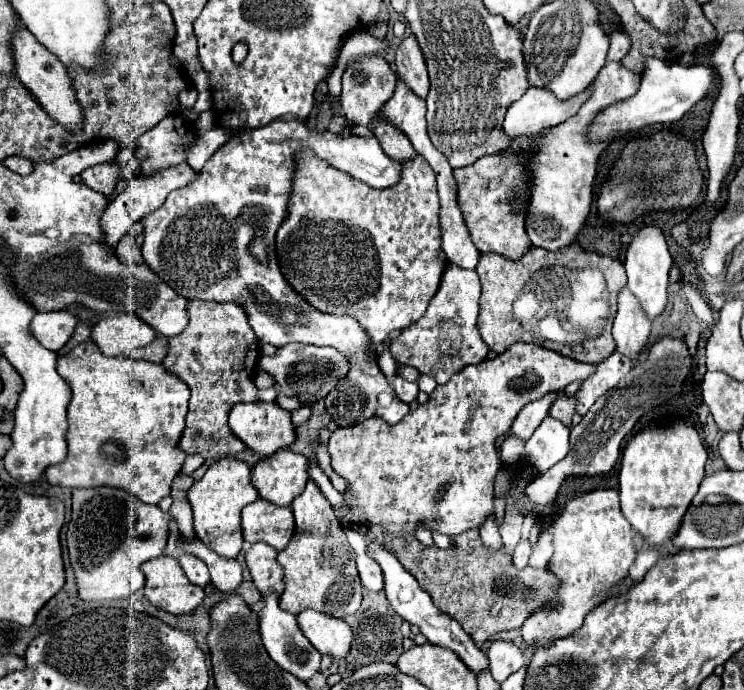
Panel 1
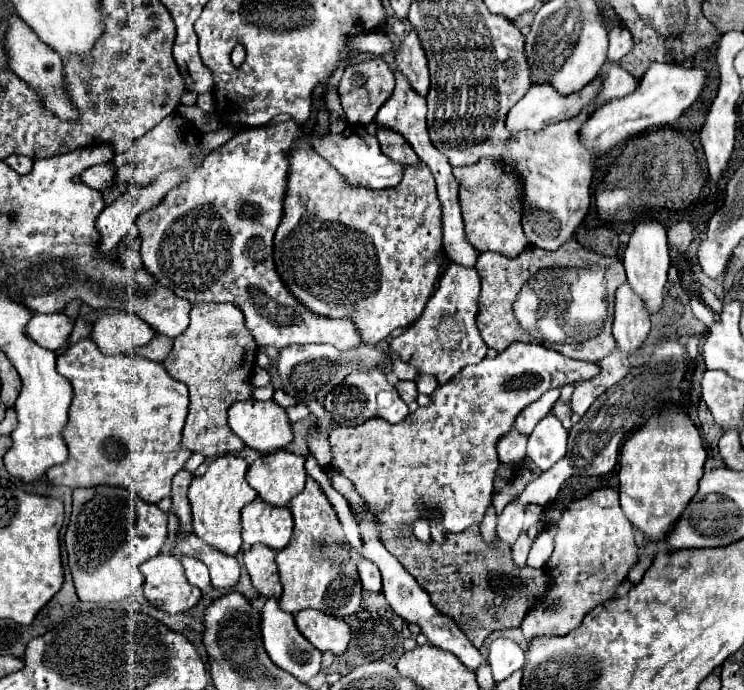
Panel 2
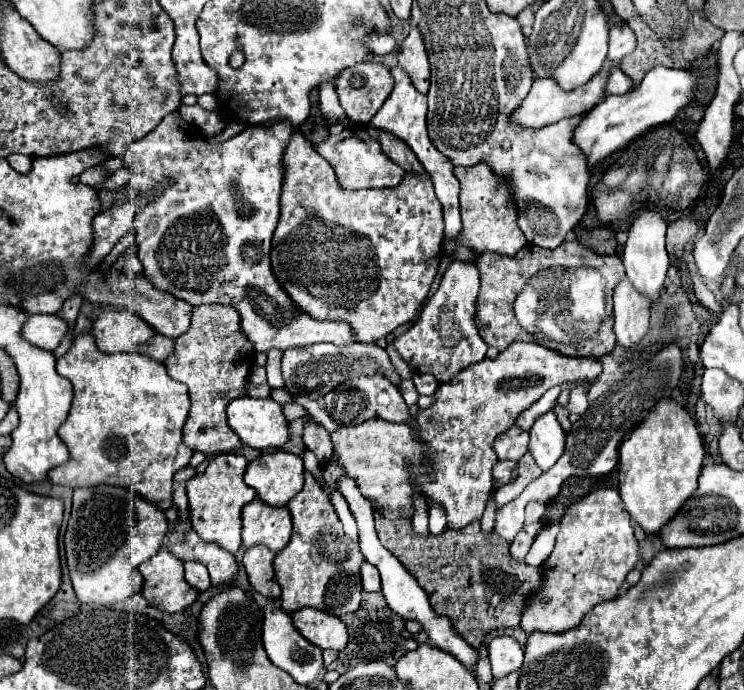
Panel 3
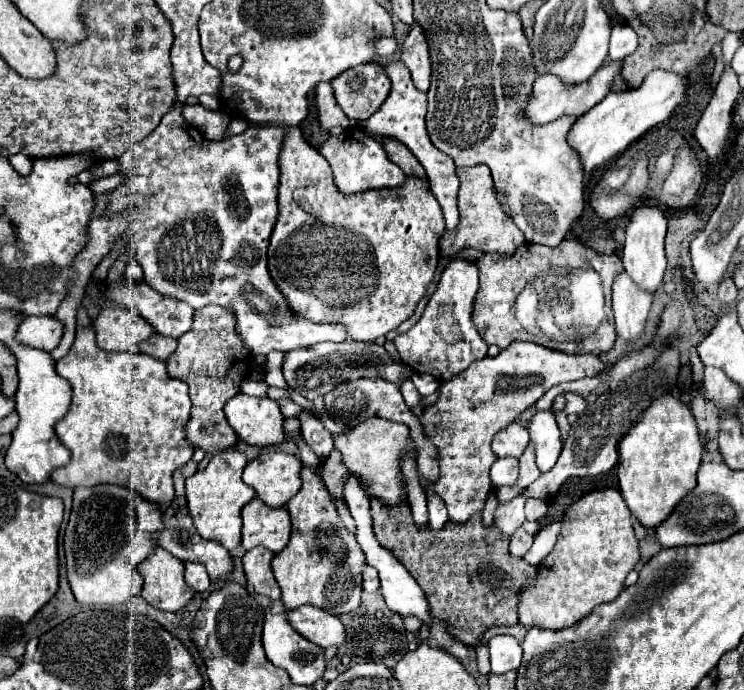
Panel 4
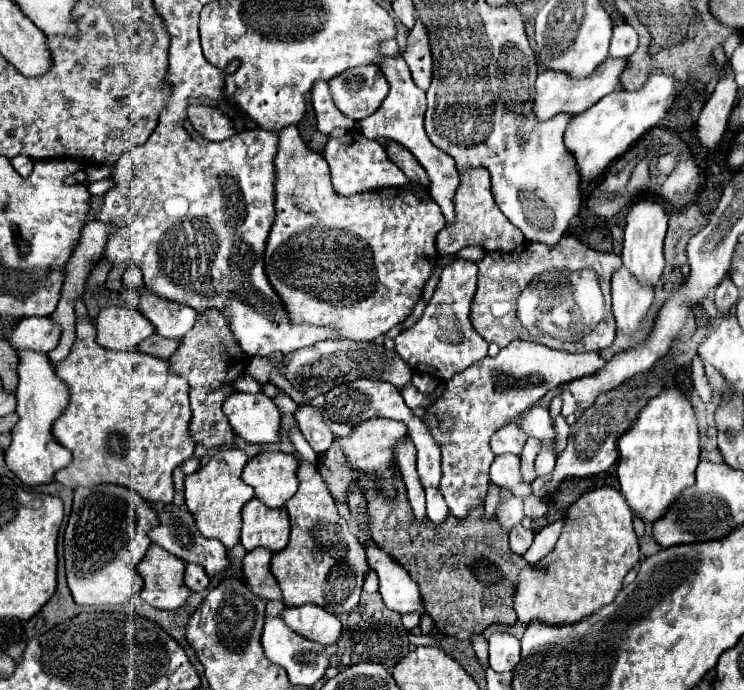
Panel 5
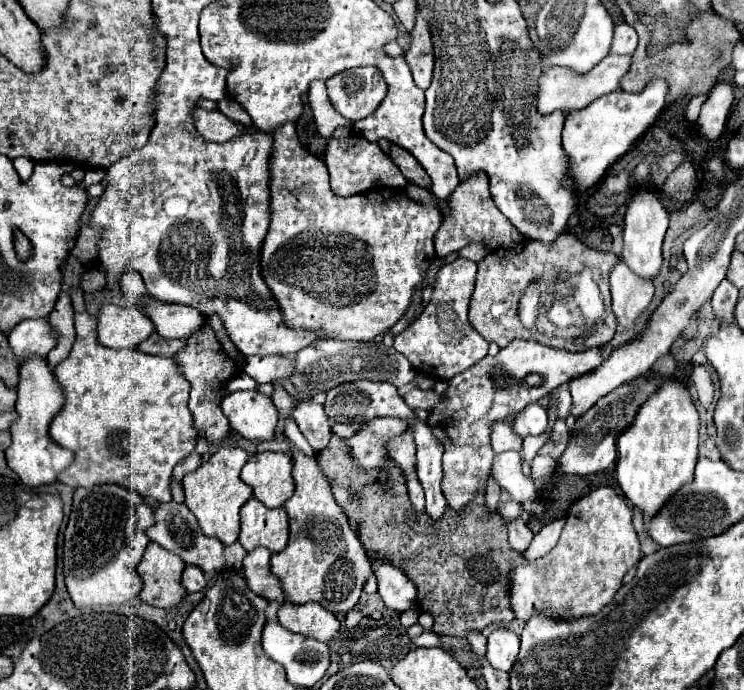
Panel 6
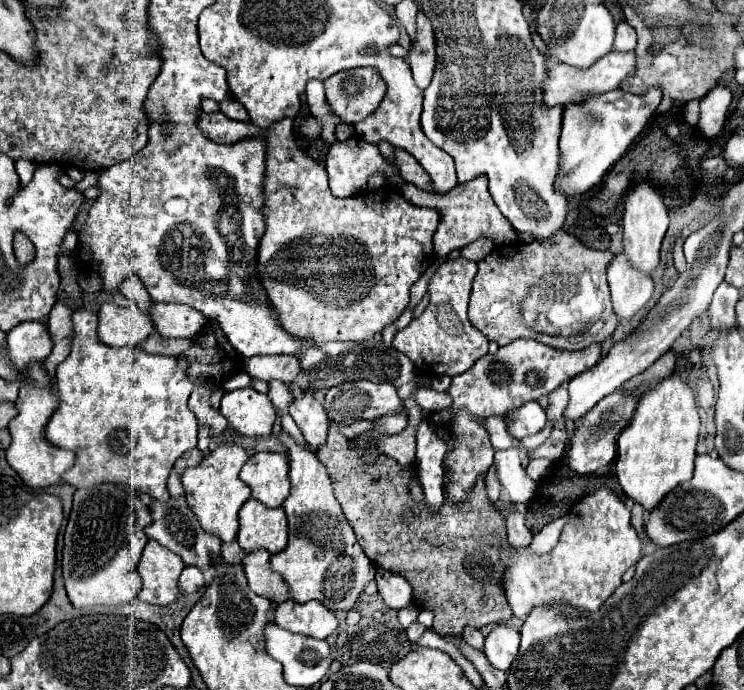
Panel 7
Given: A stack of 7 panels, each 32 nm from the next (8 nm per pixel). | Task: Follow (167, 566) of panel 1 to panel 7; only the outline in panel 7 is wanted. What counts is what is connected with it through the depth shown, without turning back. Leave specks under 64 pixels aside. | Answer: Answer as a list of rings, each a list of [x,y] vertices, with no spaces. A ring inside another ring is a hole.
[[[148,540],[138,564],[138,572],[144,582],[138,598],[148,604],[160,606],[174,602],[180,596],[178,576],[182,568],[184,562],[180,560],[180,556],[160,546],[158,542]]]

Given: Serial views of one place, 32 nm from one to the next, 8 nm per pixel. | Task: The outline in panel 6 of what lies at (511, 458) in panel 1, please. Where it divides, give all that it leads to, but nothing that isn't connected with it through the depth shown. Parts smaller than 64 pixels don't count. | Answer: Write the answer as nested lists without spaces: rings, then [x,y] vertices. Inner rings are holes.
[[[508,422],[504,424],[494,424],[492,426],[492,448],[496,452],[506,452],[506,450],[520,450],[522,448],[522,438],[512,432],[512,426]]]

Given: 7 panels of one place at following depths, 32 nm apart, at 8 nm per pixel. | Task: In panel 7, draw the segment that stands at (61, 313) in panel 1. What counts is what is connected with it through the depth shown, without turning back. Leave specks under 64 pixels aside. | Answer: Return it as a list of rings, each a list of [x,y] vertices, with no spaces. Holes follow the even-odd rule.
[[[22,322],[8,332],[8,362],[16,372],[24,372],[36,362],[44,362],[52,352],[52,340],[42,322]]]

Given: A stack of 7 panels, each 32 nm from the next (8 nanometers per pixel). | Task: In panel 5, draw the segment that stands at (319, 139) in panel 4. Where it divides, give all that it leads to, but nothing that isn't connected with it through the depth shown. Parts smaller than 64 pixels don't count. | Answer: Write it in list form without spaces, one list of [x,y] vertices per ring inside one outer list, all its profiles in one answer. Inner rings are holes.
[[[306,110],[304,120],[300,120],[300,124],[298,124],[298,130],[300,130],[302,140],[308,144],[308,148],[314,150],[314,152],[318,152],[318,154],[322,154],[328,138],[322,136],[322,134],[316,130],[316,124],[314,124],[314,122],[316,122],[314,112],[312,112],[312,110]]]

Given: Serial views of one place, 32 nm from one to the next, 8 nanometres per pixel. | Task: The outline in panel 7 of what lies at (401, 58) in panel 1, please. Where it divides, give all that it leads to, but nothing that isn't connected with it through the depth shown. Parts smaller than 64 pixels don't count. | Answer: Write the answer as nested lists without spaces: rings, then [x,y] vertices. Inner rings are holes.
[[[418,10],[418,34],[416,42],[412,44],[408,64],[414,74],[414,82],[418,88],[426,88],[432,80],[434,66],[436,66],[436,38],[430,18],[424,14],[424,10]]]

